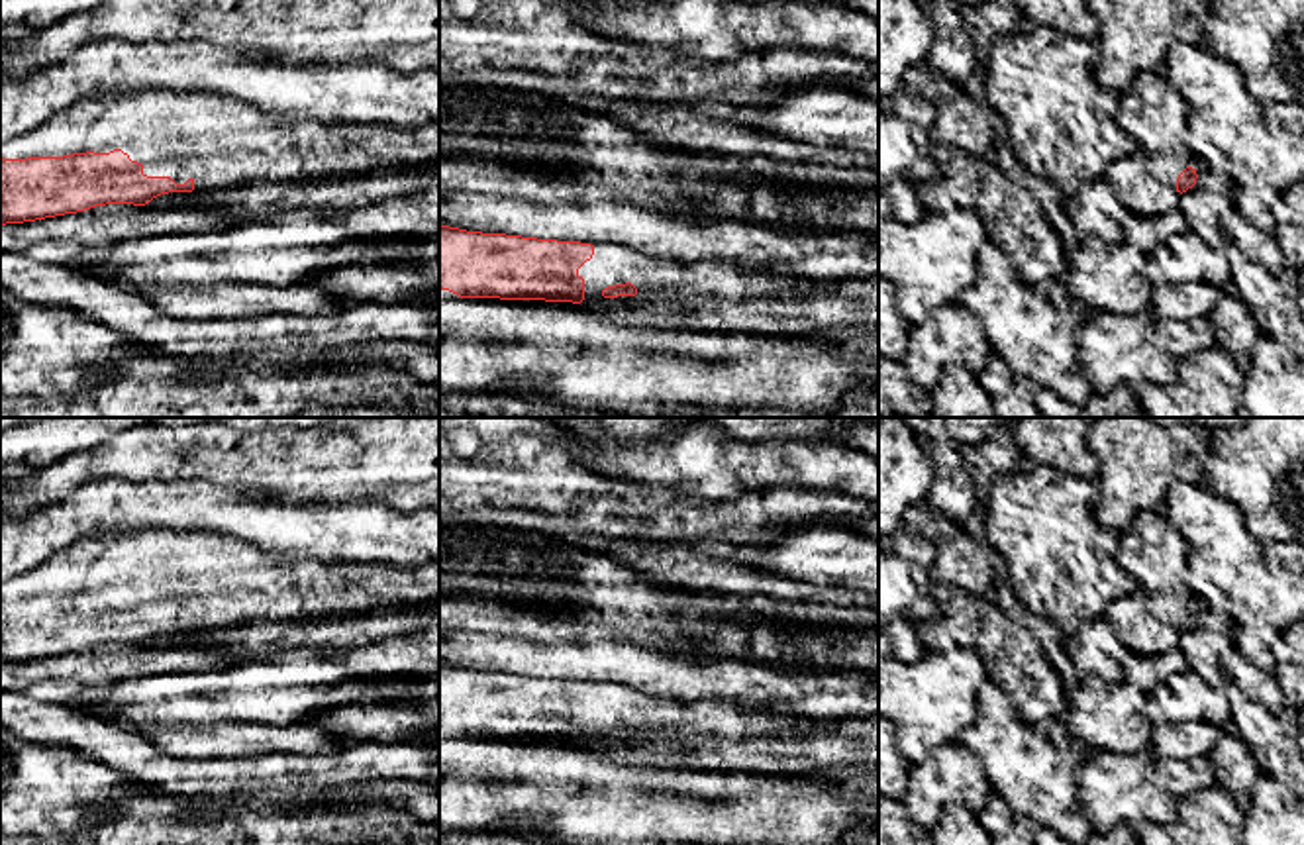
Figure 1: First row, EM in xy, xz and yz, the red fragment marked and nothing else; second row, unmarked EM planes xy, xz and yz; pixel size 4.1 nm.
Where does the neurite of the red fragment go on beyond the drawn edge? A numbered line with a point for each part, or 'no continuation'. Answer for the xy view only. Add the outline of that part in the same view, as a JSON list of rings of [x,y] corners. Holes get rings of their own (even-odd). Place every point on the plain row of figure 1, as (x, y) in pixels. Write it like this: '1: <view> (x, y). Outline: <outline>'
1: xy (216, 579). Outline: [[[167,527],[112,529],[78,539],[22,576],[2,584],[4,598],[110,592],[122,588],[143,604],[147,616],[194,620],[194,629],[249,621],[288,621],[331,614],[359,614],[382,606],[414,608],[439,602],[439,561],[422,567],[284,559],[247,541],[214,531],[171,531]]]

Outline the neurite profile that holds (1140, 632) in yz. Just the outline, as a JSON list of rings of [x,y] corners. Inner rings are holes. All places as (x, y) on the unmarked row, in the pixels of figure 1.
[[[1143,590],[1122,596],[1106,608],[1104,620],[1129,653],[1155,659],[1179,647],[1180,631],[1151,616],[1147,602],[1149,598]]]

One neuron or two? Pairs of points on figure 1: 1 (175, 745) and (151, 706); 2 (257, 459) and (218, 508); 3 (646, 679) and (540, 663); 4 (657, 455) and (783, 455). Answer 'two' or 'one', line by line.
1: two
2: two
3: one
4: one

